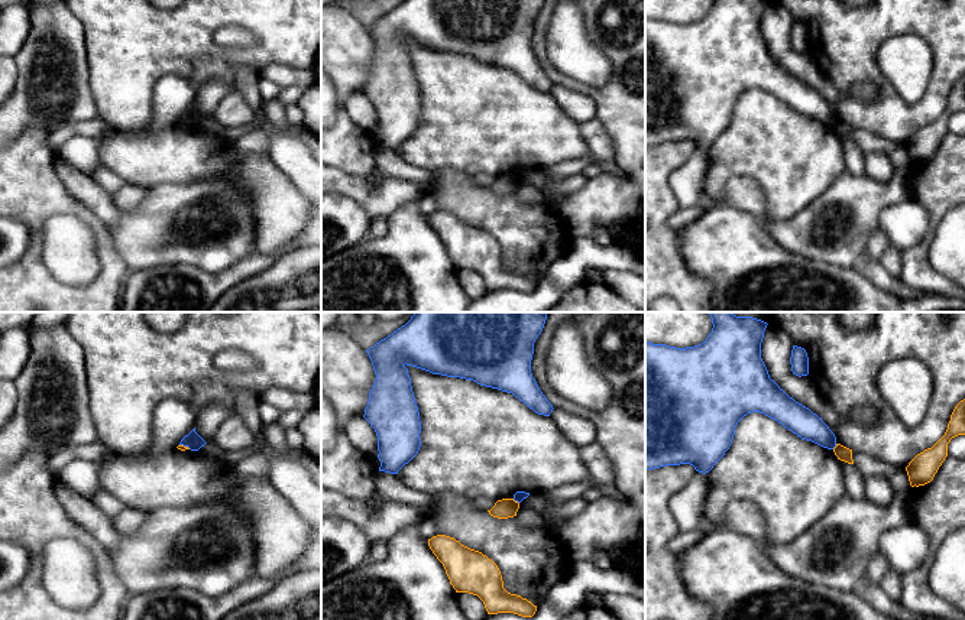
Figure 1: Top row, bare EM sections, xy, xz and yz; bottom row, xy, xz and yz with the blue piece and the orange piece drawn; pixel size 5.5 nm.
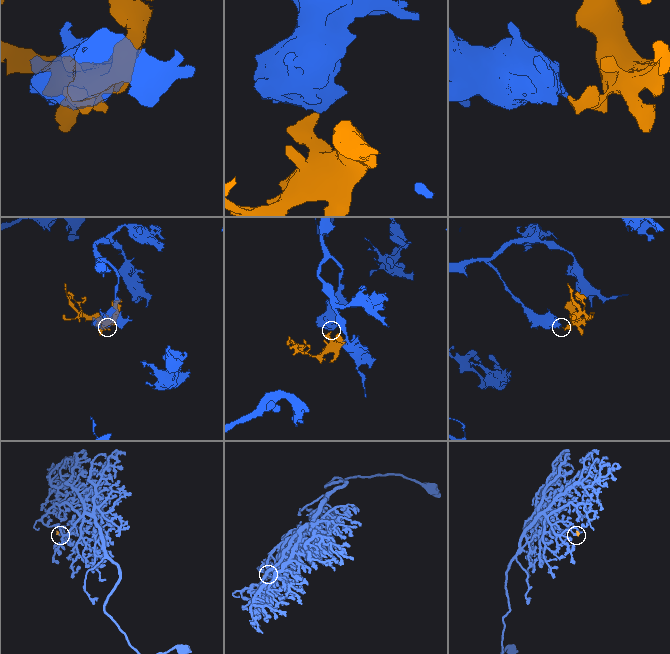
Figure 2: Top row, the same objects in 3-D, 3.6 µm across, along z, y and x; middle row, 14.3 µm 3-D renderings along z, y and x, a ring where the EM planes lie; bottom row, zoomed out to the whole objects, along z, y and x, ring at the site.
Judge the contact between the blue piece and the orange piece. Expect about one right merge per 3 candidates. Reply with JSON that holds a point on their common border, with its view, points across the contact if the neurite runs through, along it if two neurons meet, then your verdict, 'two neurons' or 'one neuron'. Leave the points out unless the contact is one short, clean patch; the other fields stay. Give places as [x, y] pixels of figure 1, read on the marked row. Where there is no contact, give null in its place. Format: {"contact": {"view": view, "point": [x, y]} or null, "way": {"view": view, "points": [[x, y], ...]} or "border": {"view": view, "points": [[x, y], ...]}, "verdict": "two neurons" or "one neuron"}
{"contact": {"view": "xz", "point": [515, 500]}, "border": {"view": "xz", "points": [[512, 499], [518, 503]]}, "verdict": "two neurons"}

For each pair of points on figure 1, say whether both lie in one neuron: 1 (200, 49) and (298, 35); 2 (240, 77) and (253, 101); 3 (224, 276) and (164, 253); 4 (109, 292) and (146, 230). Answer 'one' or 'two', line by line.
1: one
2: one
3: two
4: two

